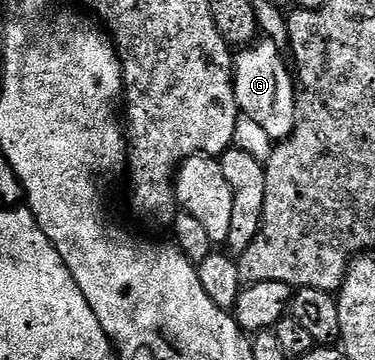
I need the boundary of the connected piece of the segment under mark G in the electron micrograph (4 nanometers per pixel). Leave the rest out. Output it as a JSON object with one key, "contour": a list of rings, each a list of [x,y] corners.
{"contour":[[[261,39],[240,50],[234,58],[233,86],[237,108],[244,116],[254,119],[274,141],[288,138],[297,122],[295,79],[281,53],[280,46],[273,41]]]}

